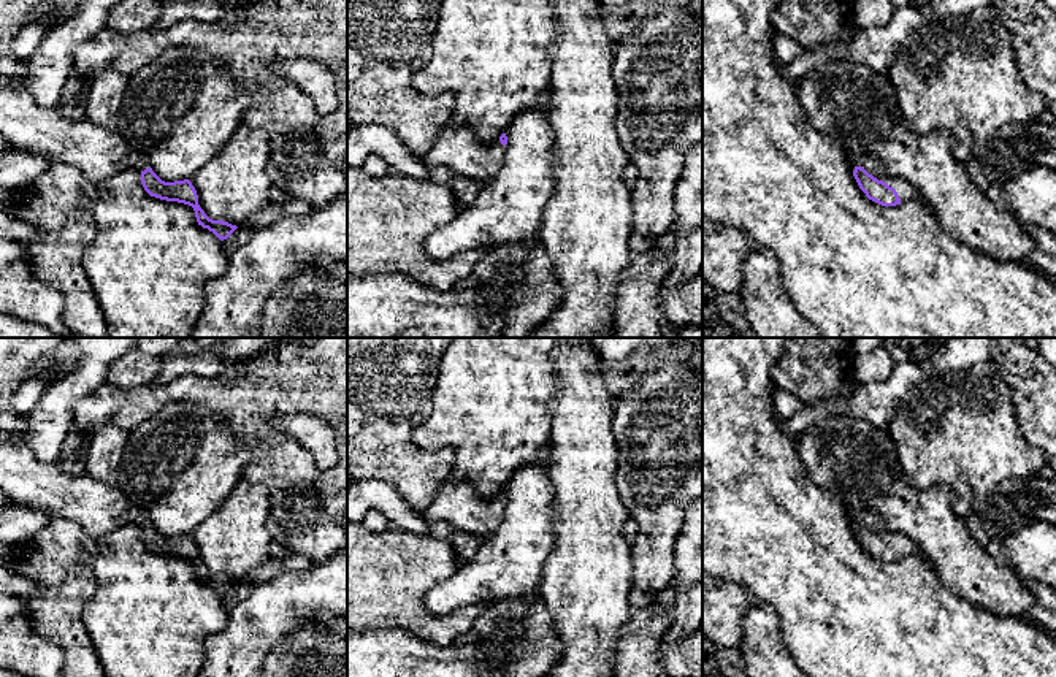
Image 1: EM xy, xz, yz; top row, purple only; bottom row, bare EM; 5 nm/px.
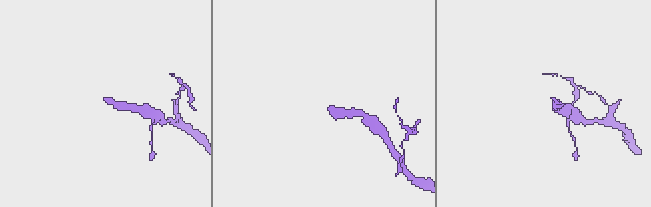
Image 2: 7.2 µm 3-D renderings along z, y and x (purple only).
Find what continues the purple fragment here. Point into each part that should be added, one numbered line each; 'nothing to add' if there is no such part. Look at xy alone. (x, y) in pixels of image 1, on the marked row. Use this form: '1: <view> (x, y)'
1: xy (99, 152)

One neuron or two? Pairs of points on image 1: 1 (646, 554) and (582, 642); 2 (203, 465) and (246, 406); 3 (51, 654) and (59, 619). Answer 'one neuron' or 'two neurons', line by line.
1: two neurons
2: two neurons
3: two neurons

